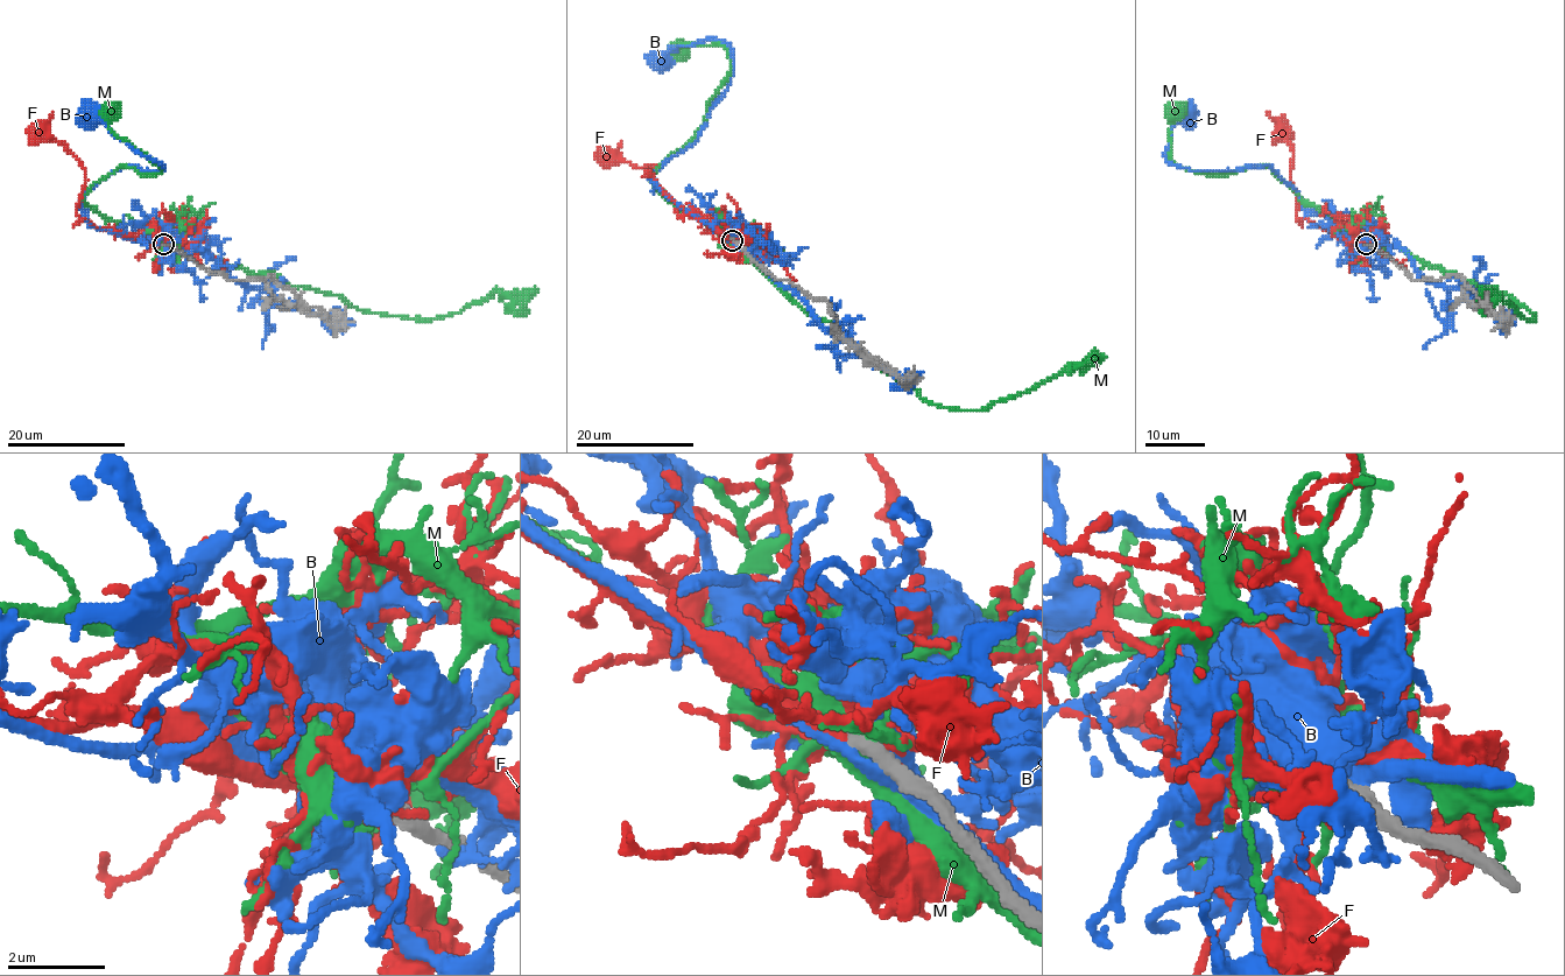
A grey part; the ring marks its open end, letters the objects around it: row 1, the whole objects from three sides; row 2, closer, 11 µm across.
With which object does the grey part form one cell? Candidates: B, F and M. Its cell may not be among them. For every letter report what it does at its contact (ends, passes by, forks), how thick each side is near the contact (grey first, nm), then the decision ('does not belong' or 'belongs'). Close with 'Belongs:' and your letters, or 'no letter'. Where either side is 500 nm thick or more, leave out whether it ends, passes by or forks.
B: calibres 380 and 650 nm; does not belong
F: it forks; calibres 360 and 400 nm; belongs
M: it forks; calibres 340 and 380 nm; does not belong
Belongs: F

